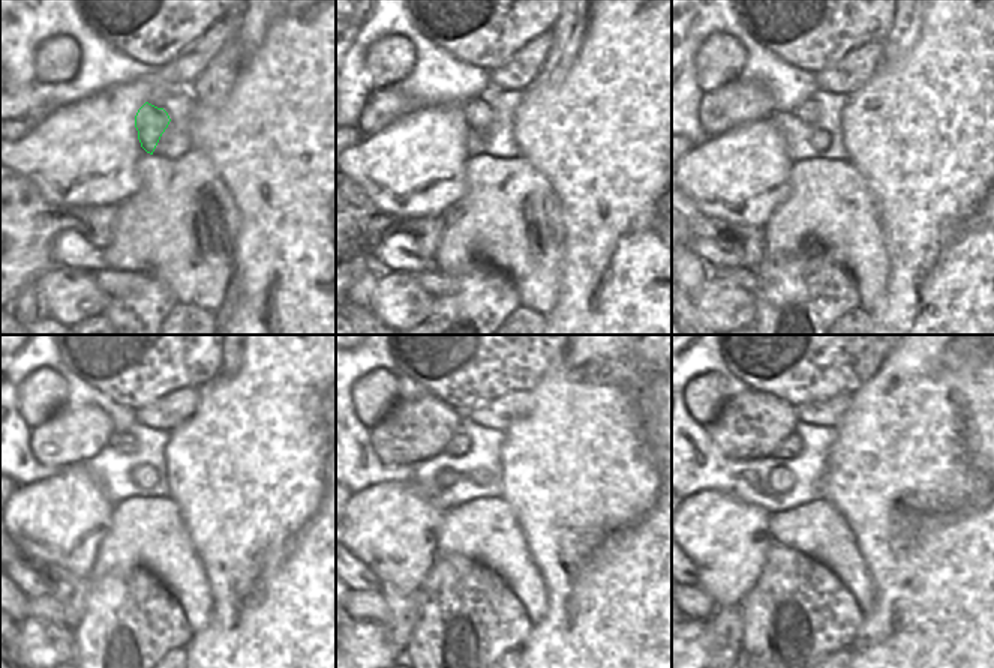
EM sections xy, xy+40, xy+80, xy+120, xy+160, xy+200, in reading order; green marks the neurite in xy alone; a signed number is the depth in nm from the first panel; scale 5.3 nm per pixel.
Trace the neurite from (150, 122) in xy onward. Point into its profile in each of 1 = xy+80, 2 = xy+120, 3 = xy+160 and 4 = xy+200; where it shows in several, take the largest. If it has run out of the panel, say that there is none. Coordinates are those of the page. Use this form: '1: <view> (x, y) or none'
1: xy+80 (808, 111)
2: xy+120 (126, 443)
3: xy+160 (459, 445)
4: xy+200 (790, 446)

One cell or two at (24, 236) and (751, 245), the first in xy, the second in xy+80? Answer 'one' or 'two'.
one

